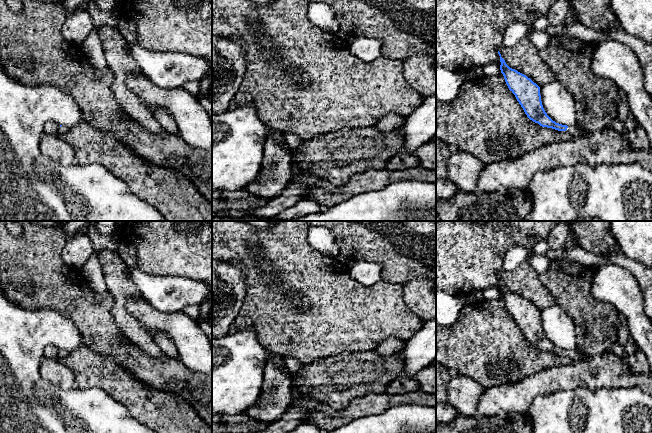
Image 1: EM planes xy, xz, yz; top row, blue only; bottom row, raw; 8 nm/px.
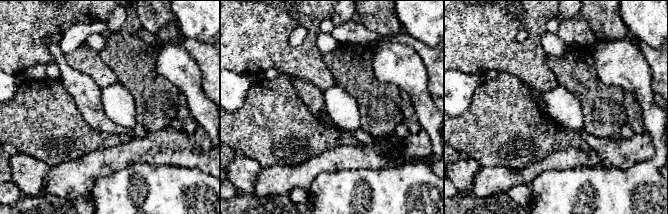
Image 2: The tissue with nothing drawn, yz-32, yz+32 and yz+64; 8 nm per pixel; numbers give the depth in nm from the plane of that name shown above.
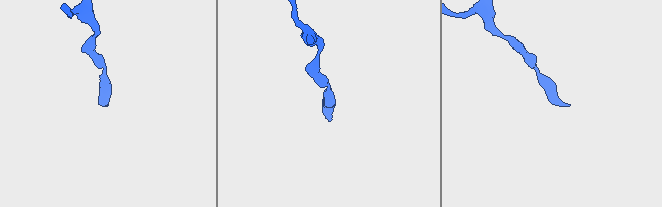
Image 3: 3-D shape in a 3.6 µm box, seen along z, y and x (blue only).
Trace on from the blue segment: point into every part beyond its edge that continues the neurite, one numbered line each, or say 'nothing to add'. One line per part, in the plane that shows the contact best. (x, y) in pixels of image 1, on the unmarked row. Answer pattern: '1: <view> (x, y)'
1: yz (573, 354)

